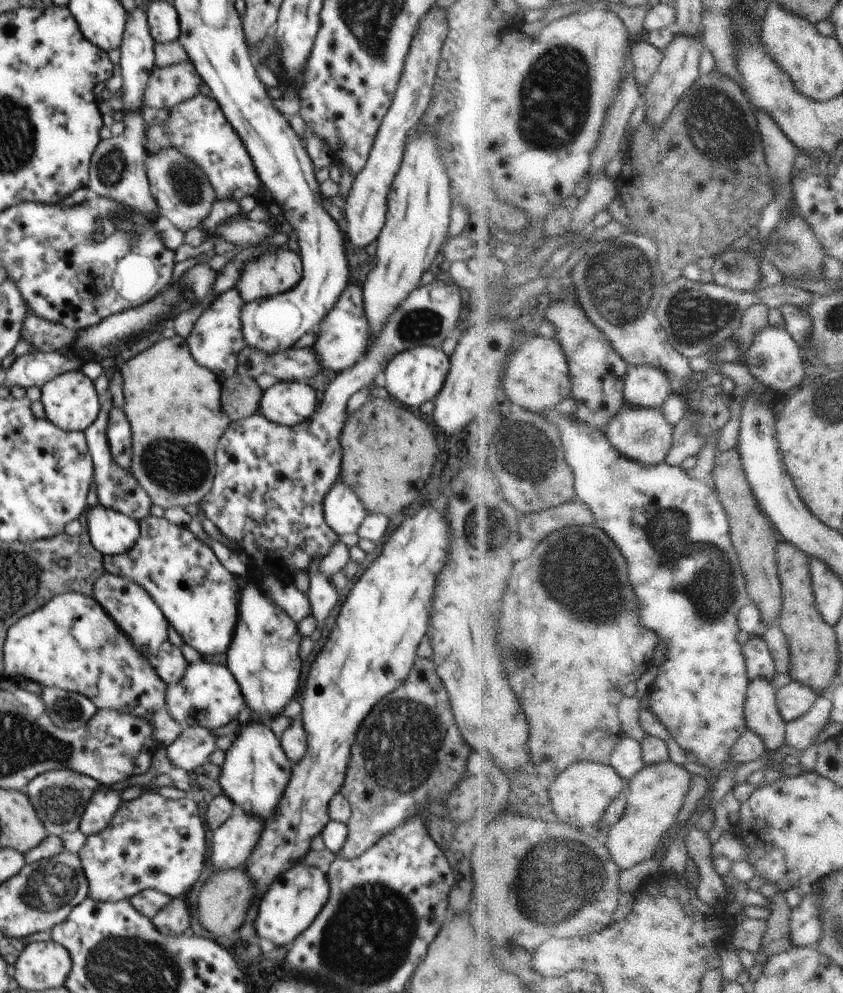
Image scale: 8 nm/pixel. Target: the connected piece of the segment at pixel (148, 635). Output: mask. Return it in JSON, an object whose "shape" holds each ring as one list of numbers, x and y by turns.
{"shape":[[105,572,94,583,93,597,104,608,104,612,107,612,108,616,116,622,116,626,128,635,132,644,138,648,144,658,148,658,154,672,166,683,168,690,178,686,189,662,182,655,182,651,170,643,168,636,170,624,162,614,162,610,156,606,156,602,146,594,144,588,140,588,128,578,112,576]]}

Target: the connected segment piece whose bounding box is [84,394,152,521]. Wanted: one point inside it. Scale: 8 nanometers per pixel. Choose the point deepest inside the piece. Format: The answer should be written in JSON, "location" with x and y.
{"location":[116,488]}

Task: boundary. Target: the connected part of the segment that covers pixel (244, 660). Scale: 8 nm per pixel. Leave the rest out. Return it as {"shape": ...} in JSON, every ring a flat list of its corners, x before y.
{"shape":[[235,576,240,586,240,600,238,600,238,624,232,638,232,644,226,653,226,666,234,675,237,684,240,685,245,704,250,708,251,721,264,722,268,718,280,716,282,710,290,700,296,698,296,692,300,688,300,656,298,656,298,623,276,606,261,588,251,582,248,576]]}

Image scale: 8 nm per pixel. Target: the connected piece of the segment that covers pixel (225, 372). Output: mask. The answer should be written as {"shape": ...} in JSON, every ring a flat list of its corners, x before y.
{"shape":[[230,289,222,292,211,303,211,307,196,320,192,333,185,339,191,357,217,377,230,378,230,376,234,376,236,368,238,368,238,356,245,346,242,322,240,322,240,312,242,312,244,304,238,290]]}

